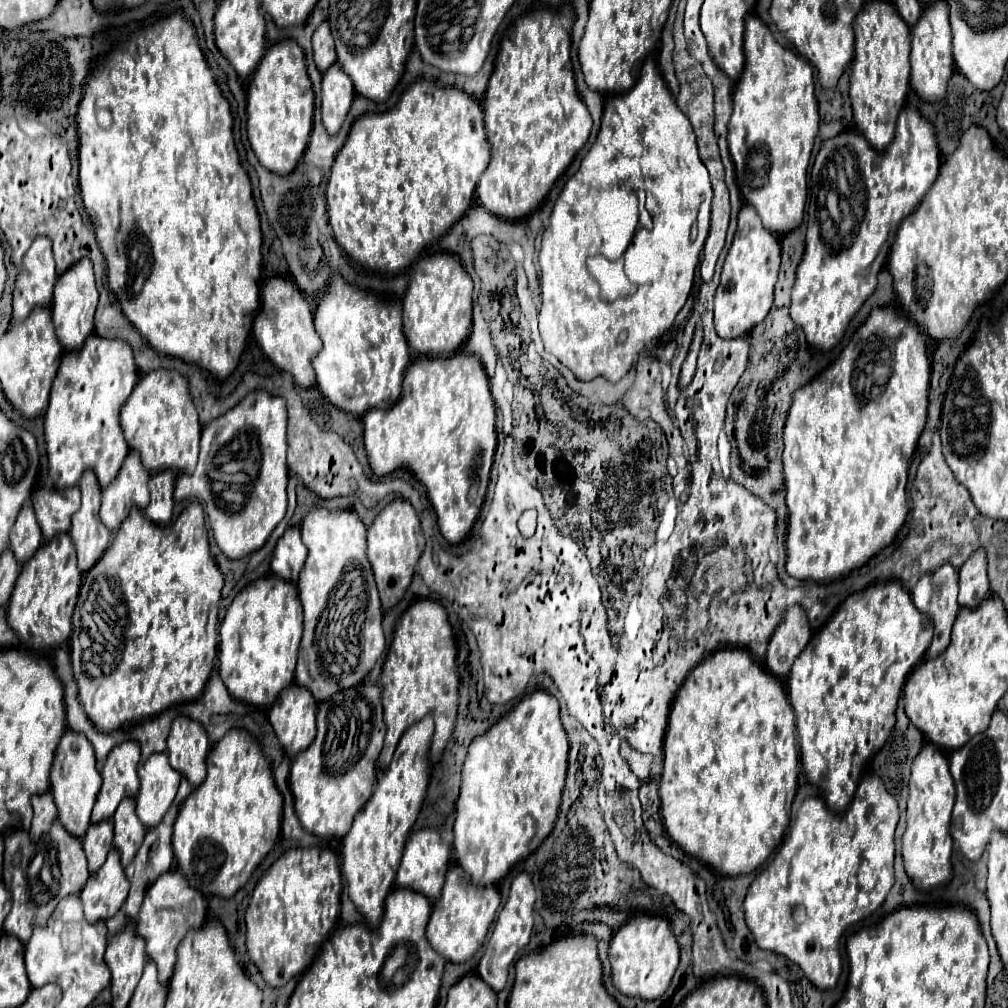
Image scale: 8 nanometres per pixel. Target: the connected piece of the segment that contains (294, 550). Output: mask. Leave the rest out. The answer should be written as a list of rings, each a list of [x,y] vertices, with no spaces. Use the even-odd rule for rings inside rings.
[[[289,527],[283,537],[279,537],[275,549],[273,549],[273,557],[271,557],[271,569],[277,577],[297,583],[299,571],[305,563],[307,557],[307,549],[301,541],[301,533],[297,527]]]

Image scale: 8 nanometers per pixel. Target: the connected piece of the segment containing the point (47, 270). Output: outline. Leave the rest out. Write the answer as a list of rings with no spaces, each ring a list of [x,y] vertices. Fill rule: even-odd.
[[[37,237],[29,251],[23,257],[23,267],[21,273],[17,275],[15,281],[15,291],[13,291],[13,319],[23,321],[33,307],[49,307],[53,299],[53,285],[57,281],[55,273],[55,261],[51,253],[51,239],[49,237]]]

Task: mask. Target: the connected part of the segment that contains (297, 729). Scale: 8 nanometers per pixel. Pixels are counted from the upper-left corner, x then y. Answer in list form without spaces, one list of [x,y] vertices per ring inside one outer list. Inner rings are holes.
[[[293,683],[279,693],[269,711],[269,721],[287,753],[295,755],[309,747],[315,737],[315,713],[317,701],[309,689]]]

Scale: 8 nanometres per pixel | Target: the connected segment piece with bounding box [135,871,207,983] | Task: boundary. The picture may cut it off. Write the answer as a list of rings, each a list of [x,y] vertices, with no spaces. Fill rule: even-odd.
[[[167,871],[163,875],[157,877],[155,885],[151,885],[151,889],[147,889],[143,905],[141,905],[141,913],[137,917],[137,925],[135,931],[139,937],[145,939],[147,947],[147,955],[149,959],[153,959],[157,963],[159,969],[159,981],[167,983],[173,975],[173,967],[175,967],[175,951],[179,947],[179,943],[183,941],[185,933],[191,927],[199,927],[203,925],[203,921],[207,919],[207,905],[203,901],[203,895],[195,889],[191,889],[187,885],[187,879],[177,873],[177,871]]]

